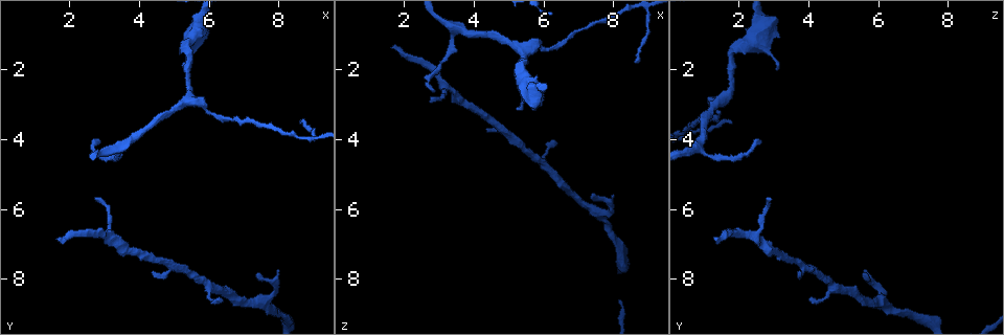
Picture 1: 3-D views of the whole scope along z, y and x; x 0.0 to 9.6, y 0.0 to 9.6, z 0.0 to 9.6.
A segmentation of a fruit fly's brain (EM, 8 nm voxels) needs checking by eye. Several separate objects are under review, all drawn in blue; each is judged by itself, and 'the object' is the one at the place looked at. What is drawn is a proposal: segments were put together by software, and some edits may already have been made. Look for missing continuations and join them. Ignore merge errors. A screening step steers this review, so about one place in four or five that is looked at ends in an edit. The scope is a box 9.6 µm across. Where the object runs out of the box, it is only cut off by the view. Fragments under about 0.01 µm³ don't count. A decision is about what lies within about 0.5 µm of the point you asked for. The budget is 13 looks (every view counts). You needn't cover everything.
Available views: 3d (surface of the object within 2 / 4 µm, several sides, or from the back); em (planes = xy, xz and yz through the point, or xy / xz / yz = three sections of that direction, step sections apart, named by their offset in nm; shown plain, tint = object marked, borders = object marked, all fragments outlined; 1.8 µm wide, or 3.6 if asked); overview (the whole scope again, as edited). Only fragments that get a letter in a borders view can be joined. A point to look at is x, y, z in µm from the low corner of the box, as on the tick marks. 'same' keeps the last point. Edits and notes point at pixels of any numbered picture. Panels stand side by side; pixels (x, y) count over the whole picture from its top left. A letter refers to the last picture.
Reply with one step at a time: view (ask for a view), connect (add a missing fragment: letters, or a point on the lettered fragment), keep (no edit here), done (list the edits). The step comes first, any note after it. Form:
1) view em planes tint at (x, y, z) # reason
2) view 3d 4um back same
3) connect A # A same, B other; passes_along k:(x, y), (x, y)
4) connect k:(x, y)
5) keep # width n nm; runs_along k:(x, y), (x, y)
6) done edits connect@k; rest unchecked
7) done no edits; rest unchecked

view 3d 2um at (4.30, 7.80, 3.80) # branch stops here

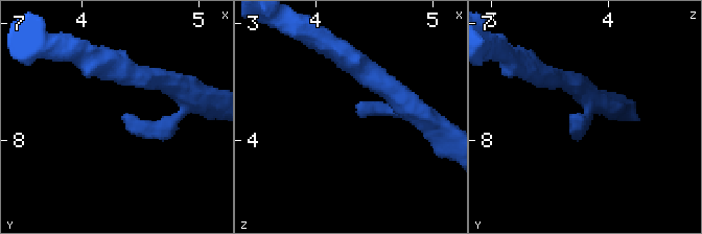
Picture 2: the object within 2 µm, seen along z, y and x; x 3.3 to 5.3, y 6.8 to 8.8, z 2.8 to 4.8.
view em 3.6um yz step 8 tint at (4.32, 7.80, 3.78)

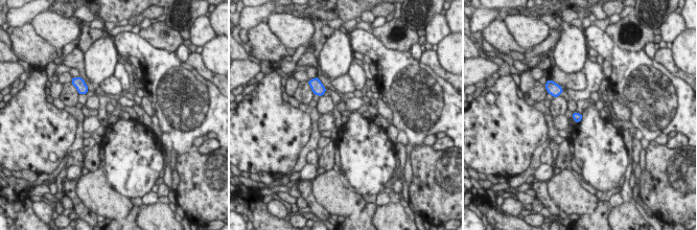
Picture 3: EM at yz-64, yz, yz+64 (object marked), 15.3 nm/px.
view em 3.6um xy step 16 borders same

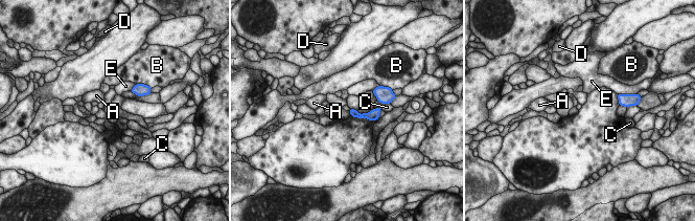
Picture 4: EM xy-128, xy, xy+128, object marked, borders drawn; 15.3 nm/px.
keep # longest_contact E 150 nm; A other, B other, C other, D other, E other; border 4:(381, 108), (375, 109); no lettered fragment goes on from it

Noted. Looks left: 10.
view em 3.6um xy step 8 borders at (7.50, 8.60, 6.00) # three arms meet

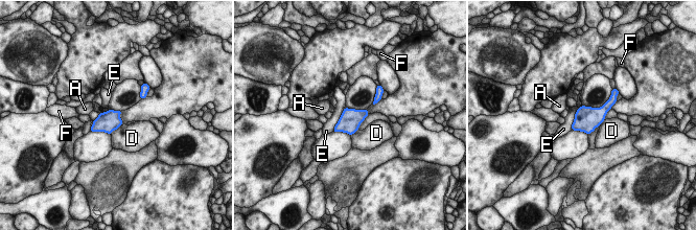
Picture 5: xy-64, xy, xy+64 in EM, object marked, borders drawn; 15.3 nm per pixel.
keep # longest_contact E 420 nm; A other, D other, E other, F other; none of them fits

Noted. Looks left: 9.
view em planes borders at (6.35, 8.65, 4.10) # branch stops here

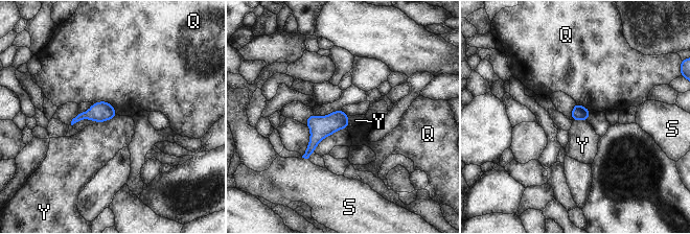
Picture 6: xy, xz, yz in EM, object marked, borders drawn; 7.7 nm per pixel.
keep # width 110 nm; Q other, S other, Y other; none of them fits

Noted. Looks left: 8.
view 3d 2um at (2.75, 5.70, 2.90) # branch stops here

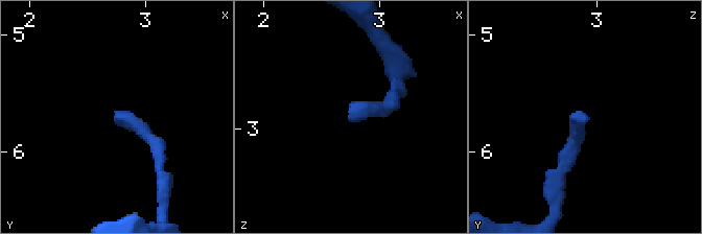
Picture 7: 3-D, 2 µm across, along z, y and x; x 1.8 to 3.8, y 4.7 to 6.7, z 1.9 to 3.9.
view em planes borders at (2.72, 5.70, 2.92) # need the tissue

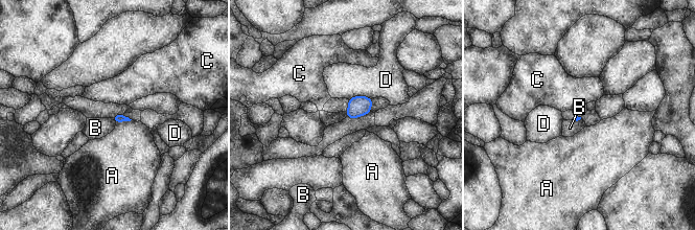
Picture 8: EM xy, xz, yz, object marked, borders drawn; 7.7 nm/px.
keep # A other, B other, C other, D other; border 8:(111, 118), (115, 122); none of them fits

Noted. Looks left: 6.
view em xy step 8 borders at (1.65, 6.85, 1.30) # free end

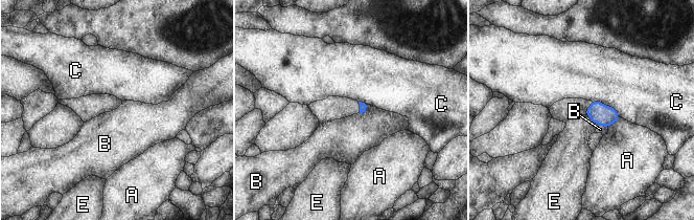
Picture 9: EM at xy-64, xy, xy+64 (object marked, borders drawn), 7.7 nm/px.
view em planes borders same

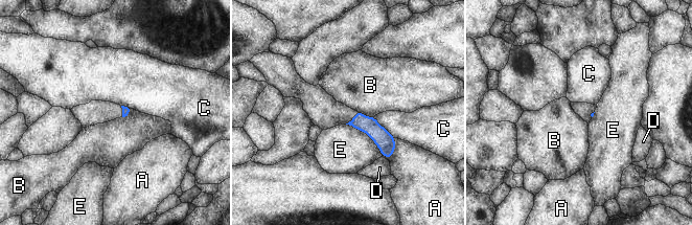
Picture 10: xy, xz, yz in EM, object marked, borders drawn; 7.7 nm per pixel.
keep # A other, B other, C other, D other, E other; no lettered fragment goes on from it

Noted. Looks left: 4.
done no edits; rest unchecked

